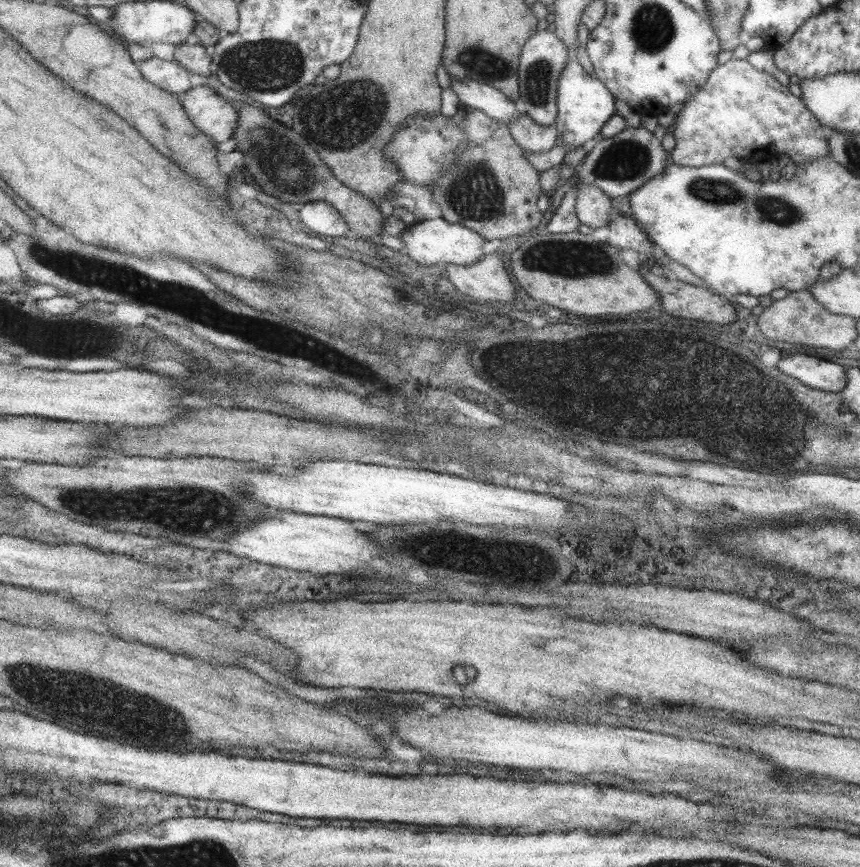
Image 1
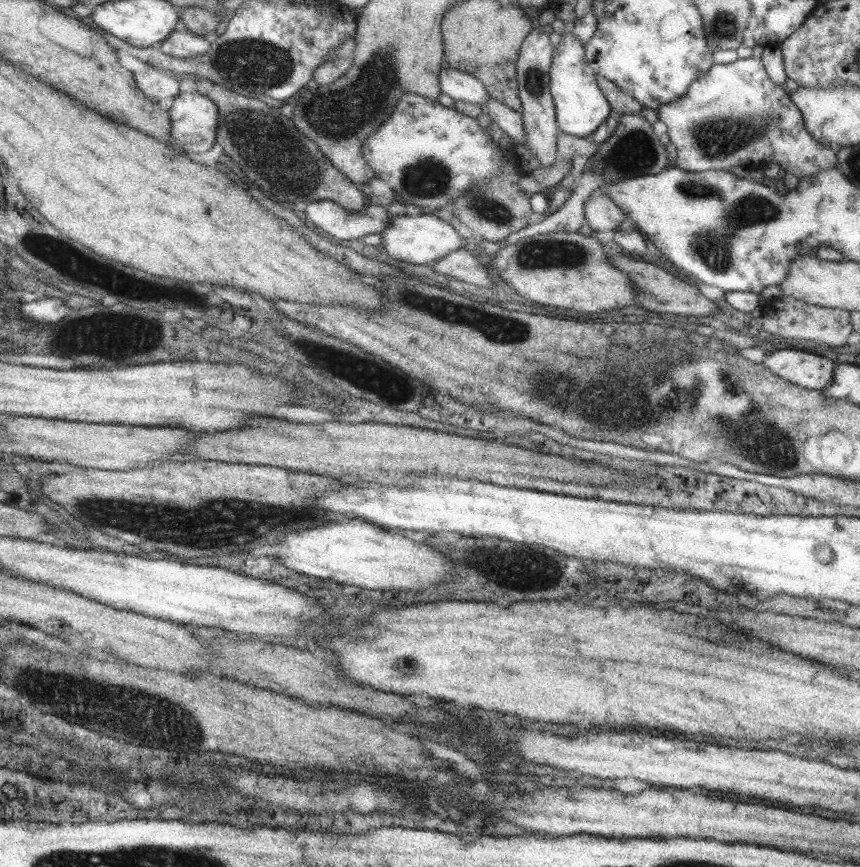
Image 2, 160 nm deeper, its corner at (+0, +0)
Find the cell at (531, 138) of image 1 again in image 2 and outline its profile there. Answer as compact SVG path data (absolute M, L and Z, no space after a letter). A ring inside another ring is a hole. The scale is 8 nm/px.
M487 99L484 102L483 112L495 122L507 136L516 143L524 142L524 130L520 111L510 109L498 100Z

